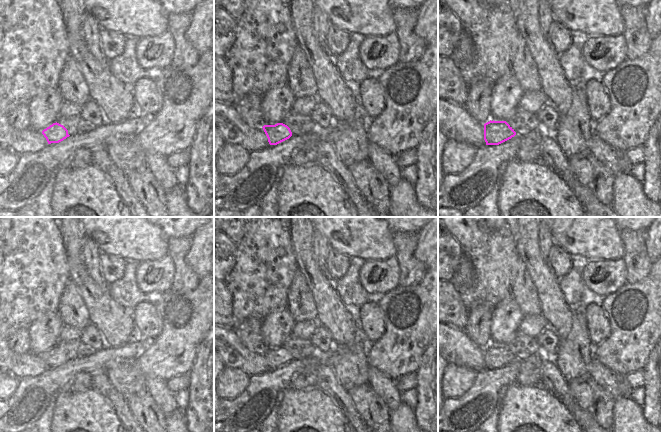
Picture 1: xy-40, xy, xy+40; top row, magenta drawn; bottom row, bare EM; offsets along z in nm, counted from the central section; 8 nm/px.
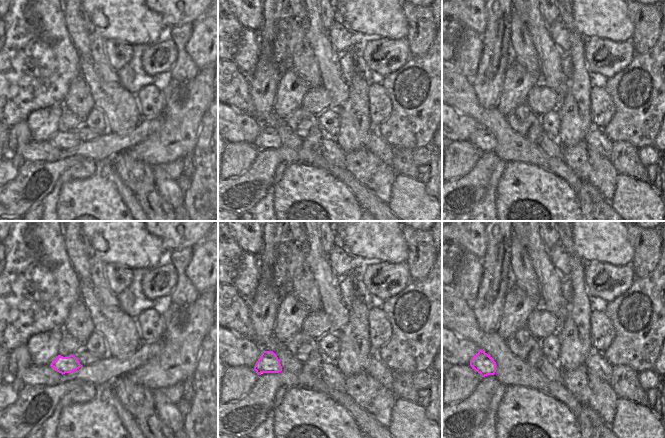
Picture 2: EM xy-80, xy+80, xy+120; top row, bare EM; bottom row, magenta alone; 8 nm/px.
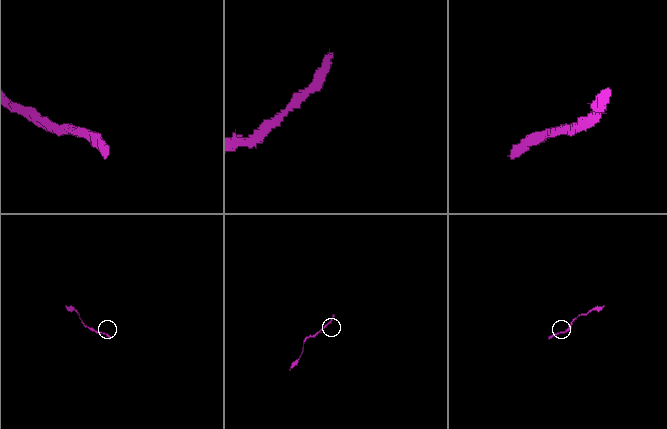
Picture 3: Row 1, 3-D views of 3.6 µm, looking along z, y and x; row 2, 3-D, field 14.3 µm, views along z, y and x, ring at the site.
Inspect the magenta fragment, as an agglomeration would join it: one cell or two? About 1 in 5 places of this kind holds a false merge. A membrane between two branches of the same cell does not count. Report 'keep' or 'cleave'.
keep

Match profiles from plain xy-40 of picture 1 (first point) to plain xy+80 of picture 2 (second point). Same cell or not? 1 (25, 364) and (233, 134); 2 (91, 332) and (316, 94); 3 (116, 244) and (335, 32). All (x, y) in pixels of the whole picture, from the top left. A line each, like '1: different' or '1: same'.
1: same
2: different
3: different

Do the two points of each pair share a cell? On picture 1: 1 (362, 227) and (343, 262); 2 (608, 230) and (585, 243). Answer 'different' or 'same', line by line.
1: different
2: same

